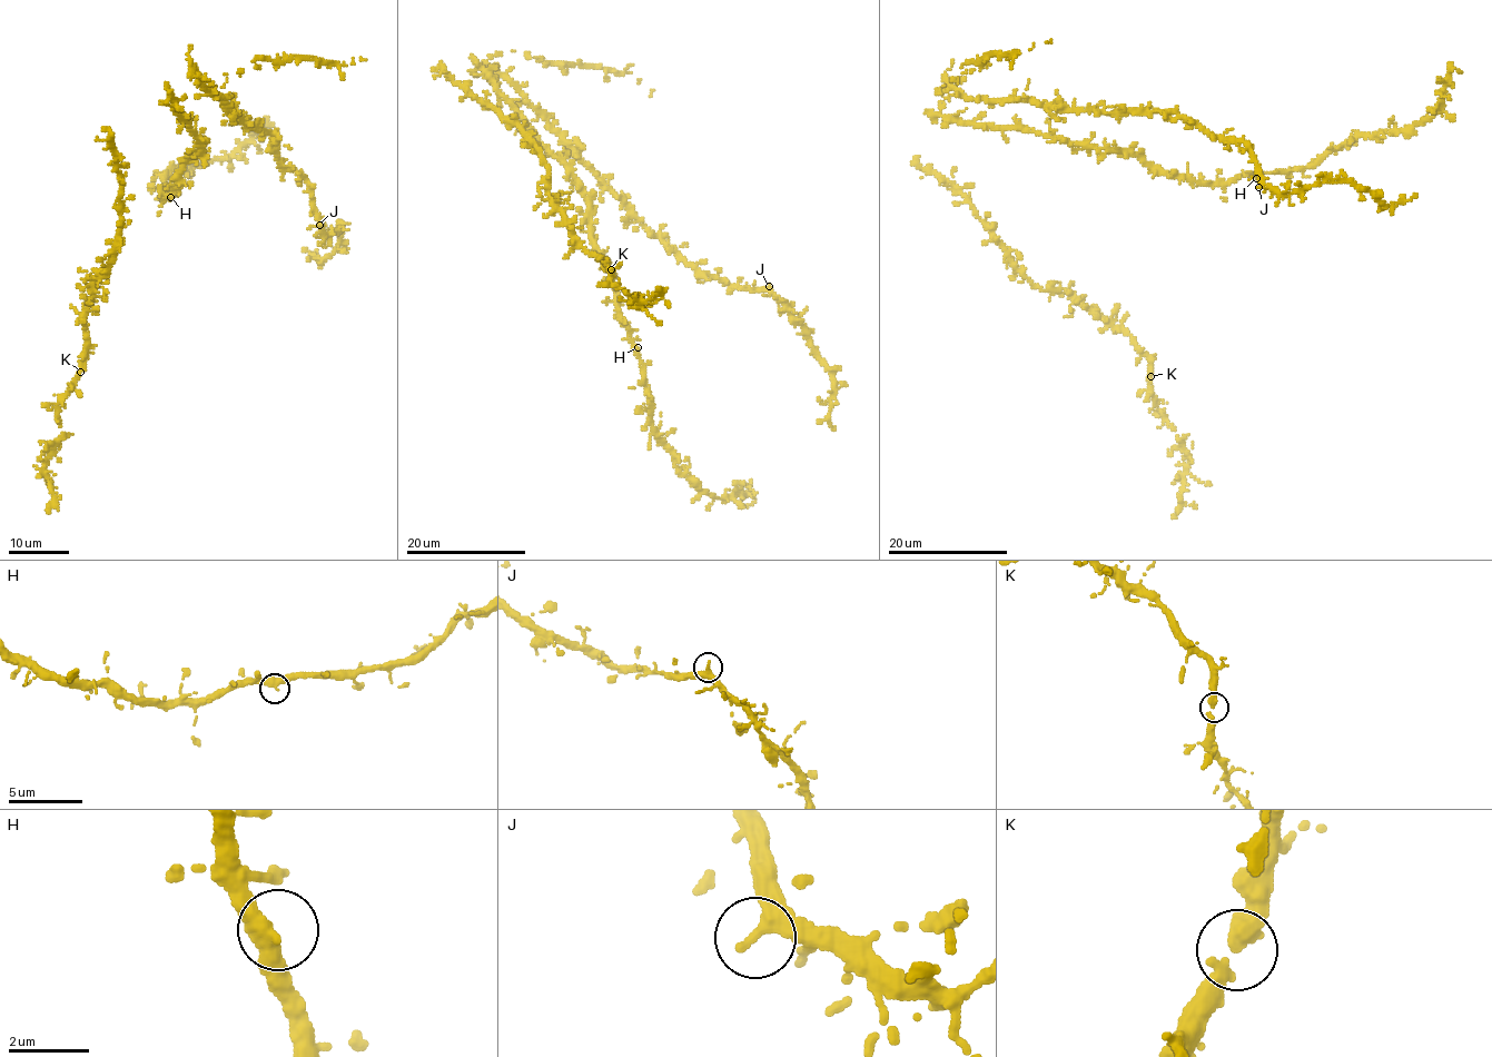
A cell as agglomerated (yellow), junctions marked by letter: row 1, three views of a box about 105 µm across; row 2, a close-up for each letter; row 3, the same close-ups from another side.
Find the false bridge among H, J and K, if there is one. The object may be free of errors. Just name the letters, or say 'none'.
none

